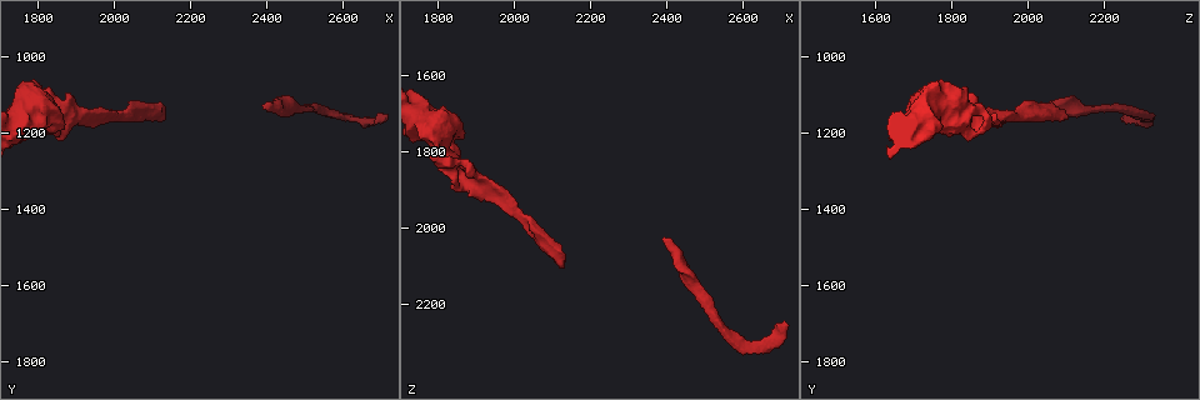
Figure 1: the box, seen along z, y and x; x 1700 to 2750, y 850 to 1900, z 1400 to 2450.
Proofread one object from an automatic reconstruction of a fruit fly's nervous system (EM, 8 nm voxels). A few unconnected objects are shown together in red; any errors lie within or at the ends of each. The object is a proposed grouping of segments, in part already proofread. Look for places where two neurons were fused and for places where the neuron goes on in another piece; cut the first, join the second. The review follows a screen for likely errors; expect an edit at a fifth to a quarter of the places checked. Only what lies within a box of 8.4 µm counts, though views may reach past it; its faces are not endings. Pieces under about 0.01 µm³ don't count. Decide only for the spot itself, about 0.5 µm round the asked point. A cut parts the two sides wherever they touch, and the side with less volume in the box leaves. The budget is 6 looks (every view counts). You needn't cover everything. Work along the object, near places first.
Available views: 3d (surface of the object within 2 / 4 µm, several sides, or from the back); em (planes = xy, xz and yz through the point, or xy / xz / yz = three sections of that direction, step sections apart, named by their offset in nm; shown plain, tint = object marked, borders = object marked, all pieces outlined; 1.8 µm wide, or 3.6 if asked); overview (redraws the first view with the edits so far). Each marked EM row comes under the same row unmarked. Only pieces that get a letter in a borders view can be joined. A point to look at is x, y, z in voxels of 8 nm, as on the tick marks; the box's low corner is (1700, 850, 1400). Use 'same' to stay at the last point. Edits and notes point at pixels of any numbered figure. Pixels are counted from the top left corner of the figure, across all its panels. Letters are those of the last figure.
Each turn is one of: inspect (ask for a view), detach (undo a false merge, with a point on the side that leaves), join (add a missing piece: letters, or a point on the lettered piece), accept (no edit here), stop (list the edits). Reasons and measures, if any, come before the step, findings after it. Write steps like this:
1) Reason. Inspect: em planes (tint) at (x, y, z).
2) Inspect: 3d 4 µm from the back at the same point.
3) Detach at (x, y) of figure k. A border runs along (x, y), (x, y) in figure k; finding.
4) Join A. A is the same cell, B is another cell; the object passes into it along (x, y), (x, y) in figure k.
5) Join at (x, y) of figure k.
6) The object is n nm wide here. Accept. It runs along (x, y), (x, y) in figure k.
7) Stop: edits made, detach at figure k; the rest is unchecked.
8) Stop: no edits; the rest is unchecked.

An open end. Inspect: em 3.6 µm planes (borders) at (1845, 1160, 1905).

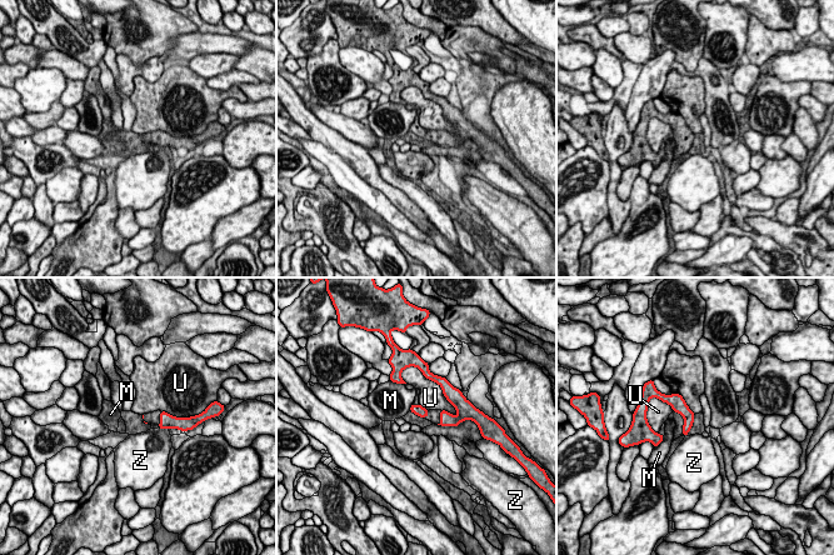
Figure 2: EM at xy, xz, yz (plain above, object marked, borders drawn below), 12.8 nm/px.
Accept. M, U and Z are other cells; a border runs along (423, 375), (440, 386), (457, 416) in figure 2; no lettered piece goes on from it.

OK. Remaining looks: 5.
Inspect: 3d 4 µm at (2135, 1155, 2105).

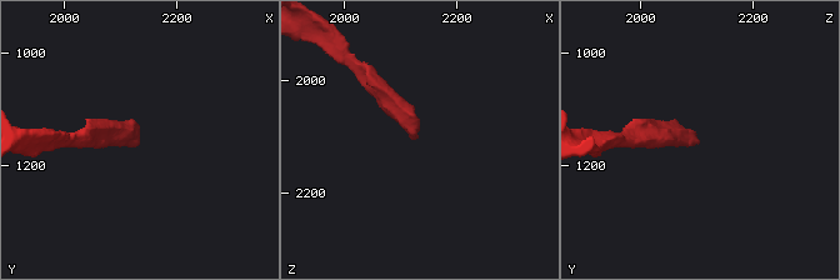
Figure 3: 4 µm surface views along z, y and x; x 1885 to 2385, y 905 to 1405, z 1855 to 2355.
Need the tissue. Inspect: em planes (borders) at (2125, 1155, 2095).

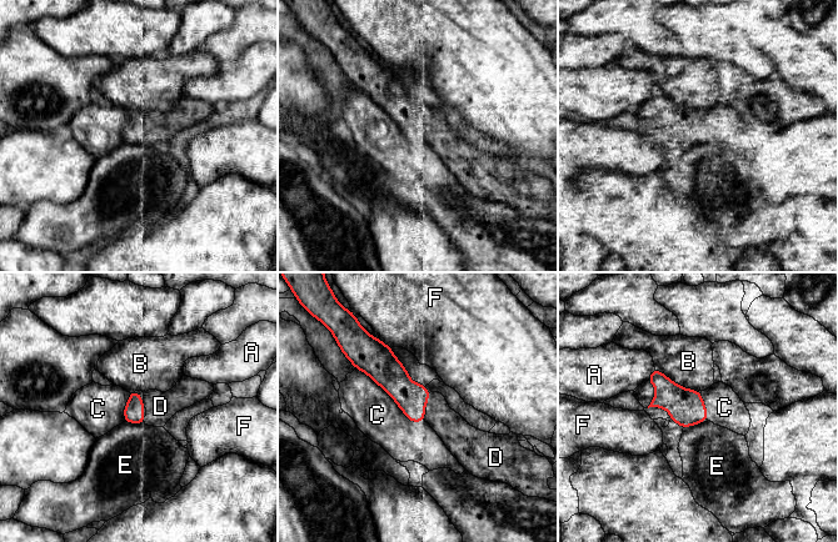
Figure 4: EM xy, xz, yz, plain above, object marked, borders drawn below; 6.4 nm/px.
The longest contact is with C, 550 nm. Join D. D is the same cell, A, B, C, E and F are other cells; the neuron continues.

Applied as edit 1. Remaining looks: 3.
Stop: edits made, join at figure 4; the rest is unchecked.

